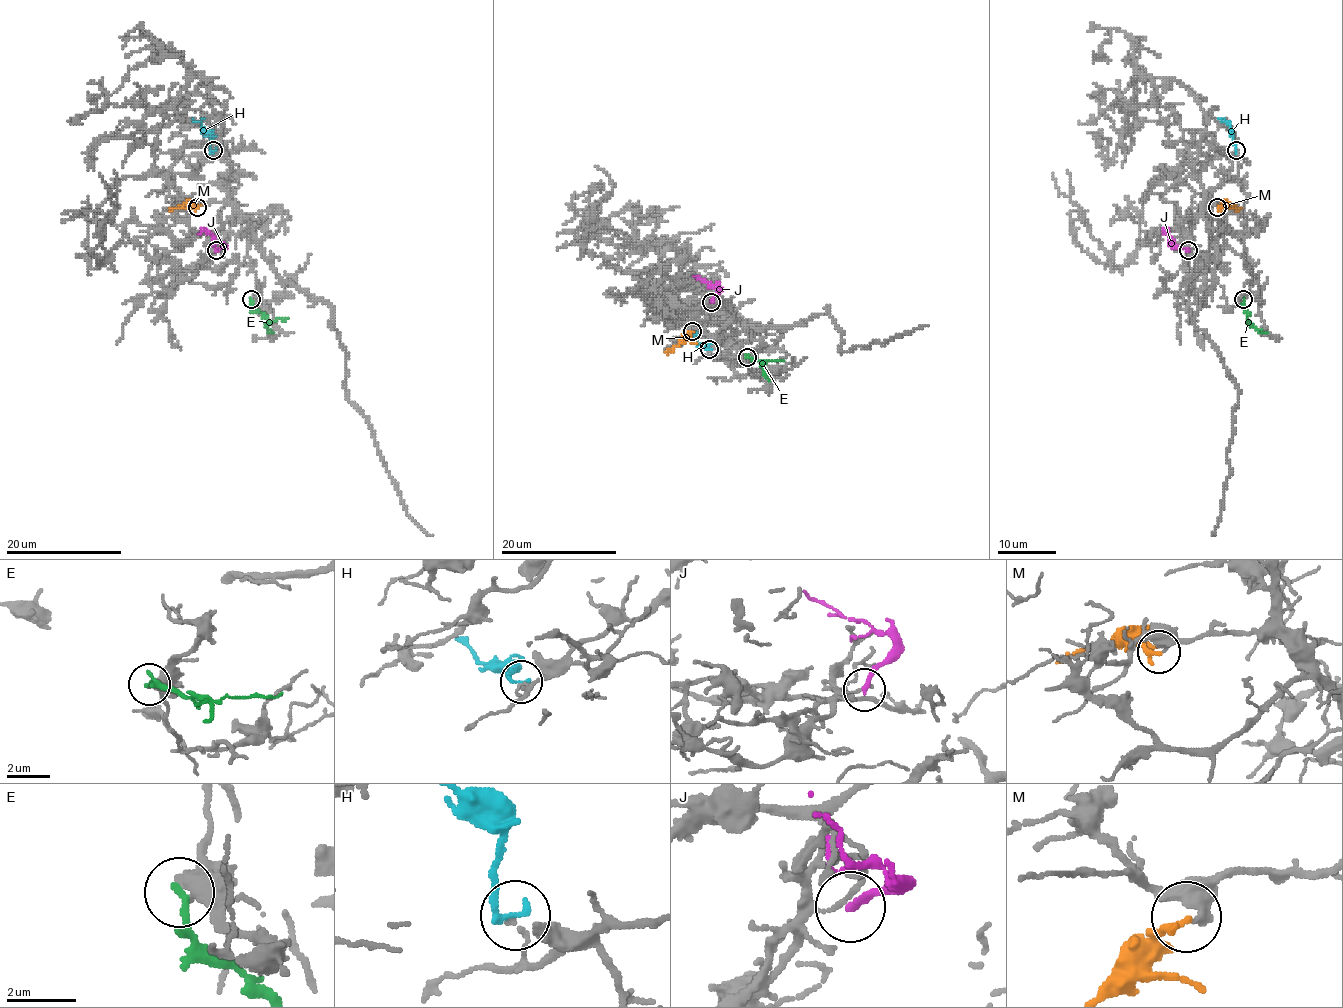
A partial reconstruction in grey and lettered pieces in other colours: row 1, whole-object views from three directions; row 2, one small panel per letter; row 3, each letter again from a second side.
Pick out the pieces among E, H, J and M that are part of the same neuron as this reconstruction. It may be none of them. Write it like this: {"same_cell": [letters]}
{"same_cell": []}

